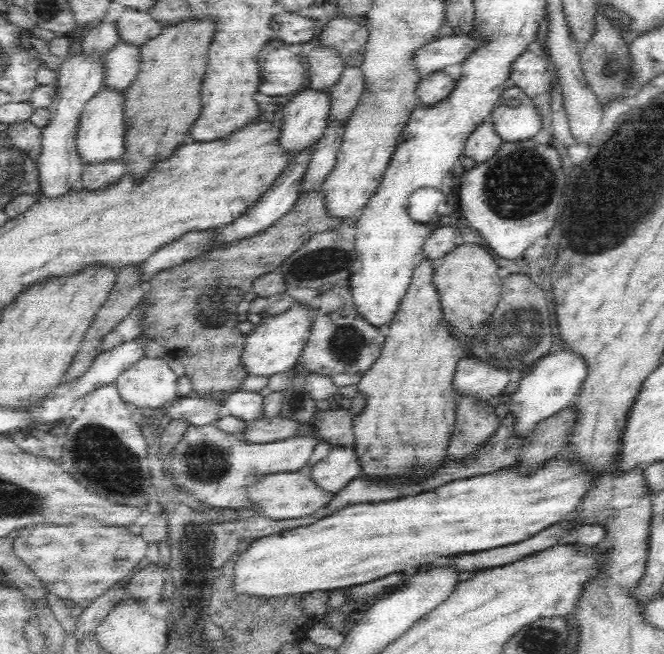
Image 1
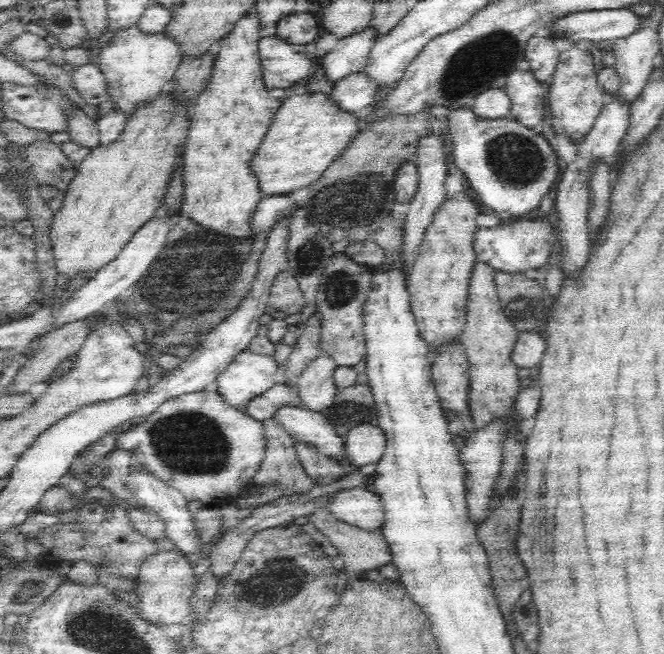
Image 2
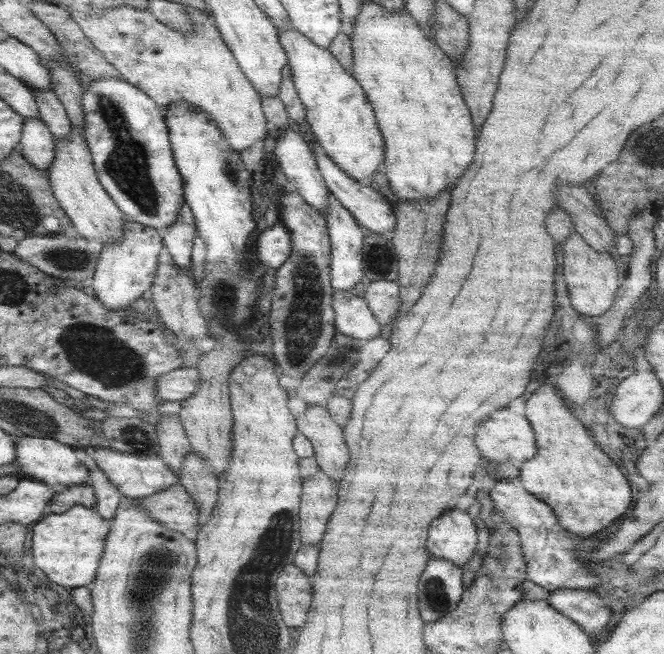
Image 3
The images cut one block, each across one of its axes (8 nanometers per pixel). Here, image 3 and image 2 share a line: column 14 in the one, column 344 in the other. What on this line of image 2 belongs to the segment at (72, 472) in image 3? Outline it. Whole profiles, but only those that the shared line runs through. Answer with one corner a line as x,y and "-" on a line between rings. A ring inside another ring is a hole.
358,424
350,428
346,440
346,460
352,462
356,468
378,464
386,450
386,434
376,424

